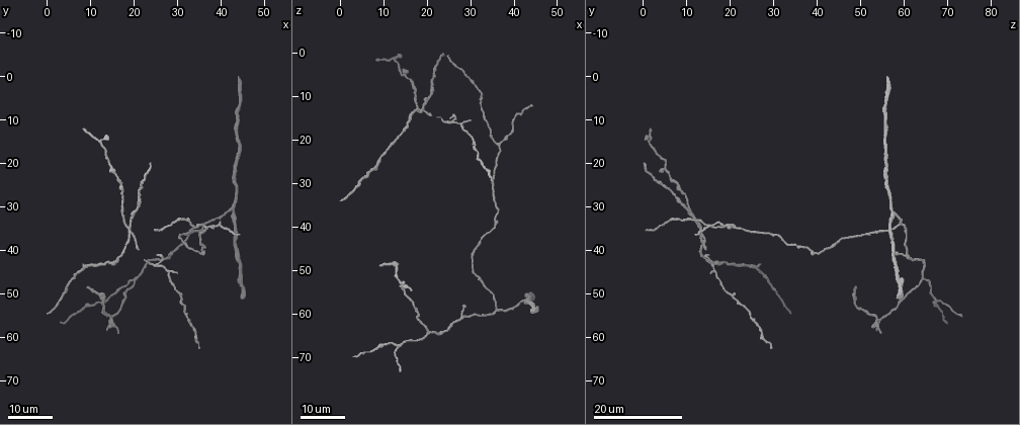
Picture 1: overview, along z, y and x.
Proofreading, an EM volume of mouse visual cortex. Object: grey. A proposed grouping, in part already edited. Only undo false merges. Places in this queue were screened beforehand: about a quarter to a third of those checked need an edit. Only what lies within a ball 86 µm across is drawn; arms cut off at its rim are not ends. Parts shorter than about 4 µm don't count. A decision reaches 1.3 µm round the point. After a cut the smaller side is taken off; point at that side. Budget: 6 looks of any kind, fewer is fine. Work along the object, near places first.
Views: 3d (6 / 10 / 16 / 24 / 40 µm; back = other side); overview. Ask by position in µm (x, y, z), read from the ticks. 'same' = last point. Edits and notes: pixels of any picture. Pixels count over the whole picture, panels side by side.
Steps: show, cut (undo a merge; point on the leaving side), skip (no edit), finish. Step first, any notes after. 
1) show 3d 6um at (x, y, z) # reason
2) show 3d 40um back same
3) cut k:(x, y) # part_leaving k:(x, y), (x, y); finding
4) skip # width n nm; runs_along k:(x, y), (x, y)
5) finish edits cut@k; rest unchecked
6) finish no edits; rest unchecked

show 3d 24um at (20.5, 47.0, 64.0)

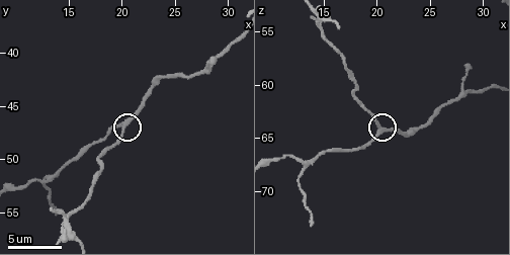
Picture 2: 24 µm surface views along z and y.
show 3d 6um at (20.2, 46.4, 64.0) # zoom in

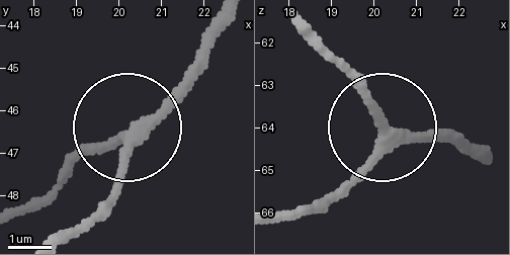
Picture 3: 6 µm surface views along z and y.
skip # runs_along 3:(226, 26), (161, 102), (67, 164); continuous, no second neuron

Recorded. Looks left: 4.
show 3d 24um at (36.0, 34.5, 21.0) # side arm on a straight run

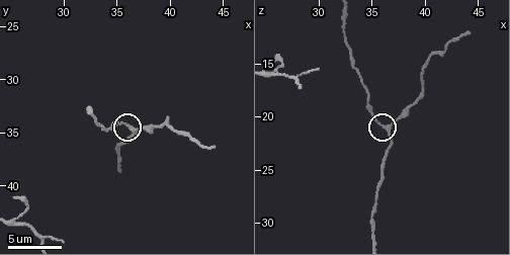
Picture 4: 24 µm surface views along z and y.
show 3d 6um at (36.4, 34.4, 21.0)

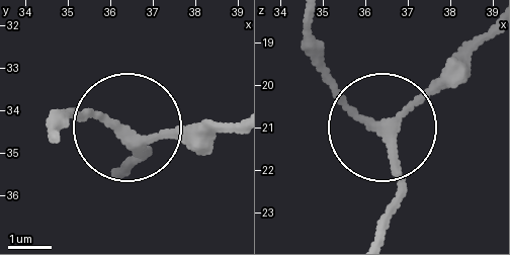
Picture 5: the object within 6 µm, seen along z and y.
skip # width 210 nm; runs_along 5:(121, 170), (147, 156), (129, 131), (230, 134); all the same neuron

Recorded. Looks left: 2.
show 3d 6um at (13.2, 51.8, 67.8)

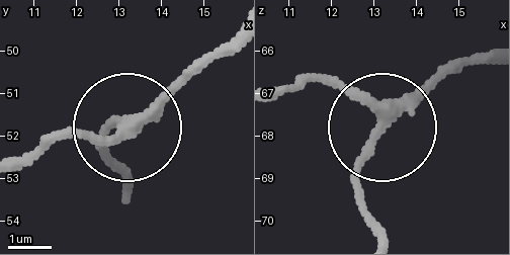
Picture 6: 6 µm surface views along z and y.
show 3d 6um back at (13.15, 51.75, 67.75)

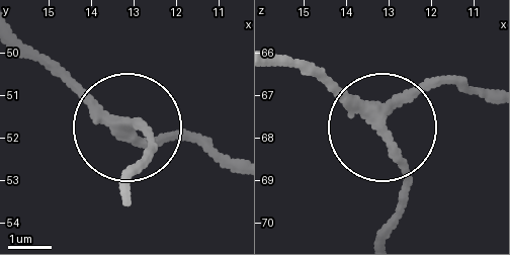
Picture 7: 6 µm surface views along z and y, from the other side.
skip # side_arm 7 um; runs_along 7:(277, 55), (332, 77), (375, 120), (408, 185), (397, 215); continuous, no second neuron

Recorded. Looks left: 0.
finish no edits; rest unchecked

